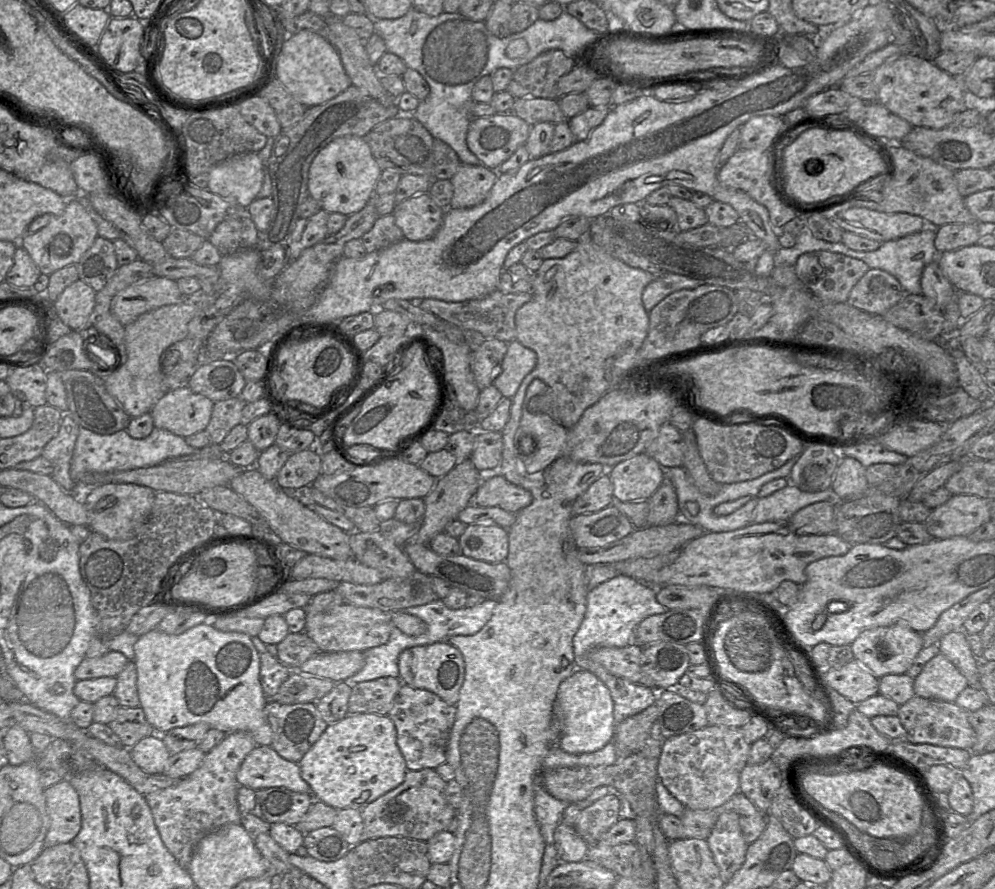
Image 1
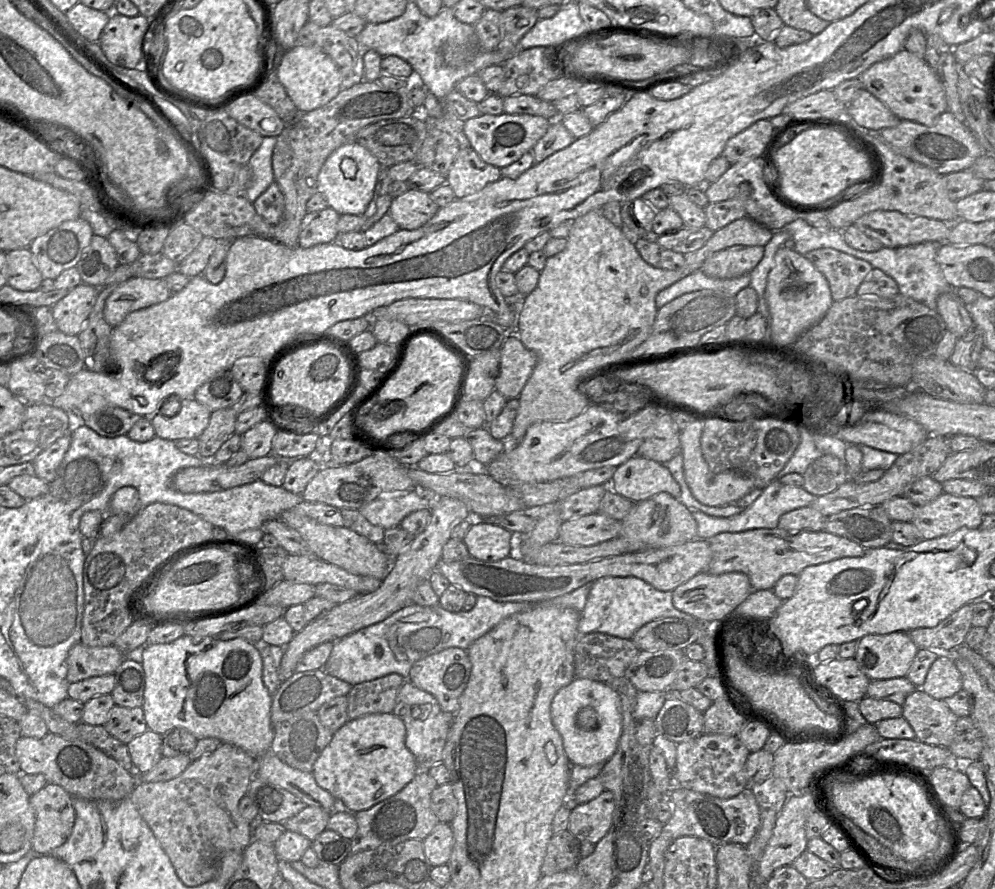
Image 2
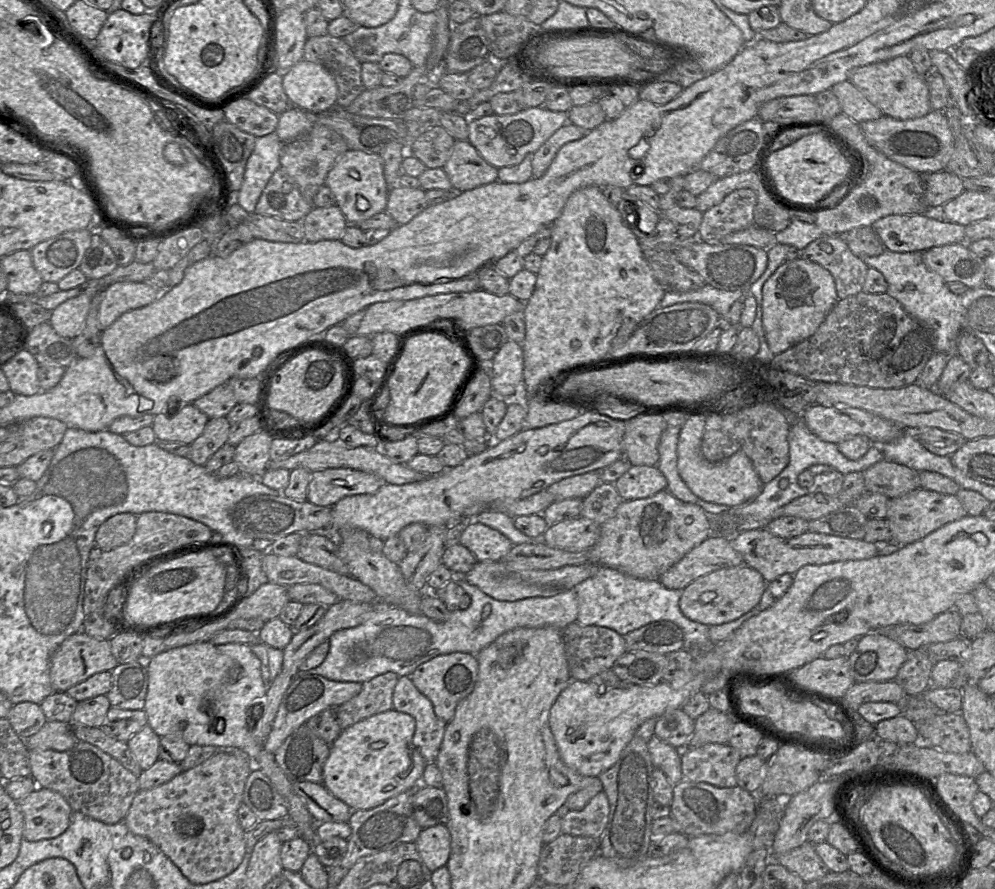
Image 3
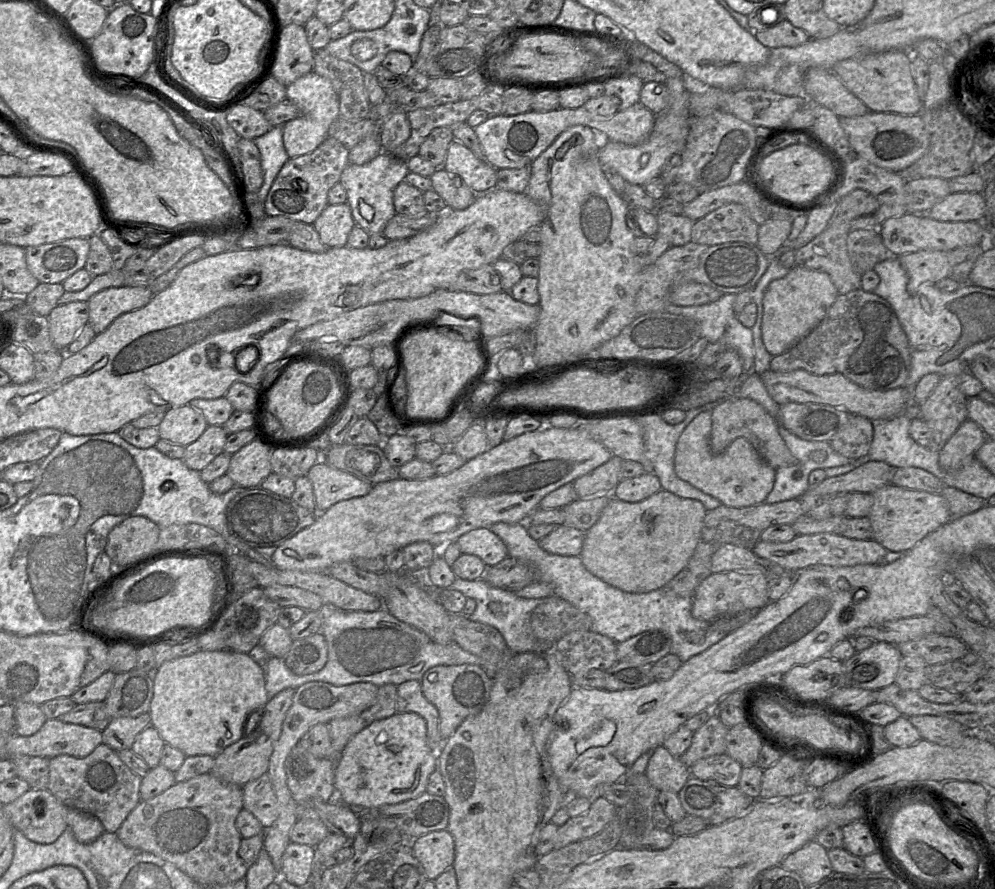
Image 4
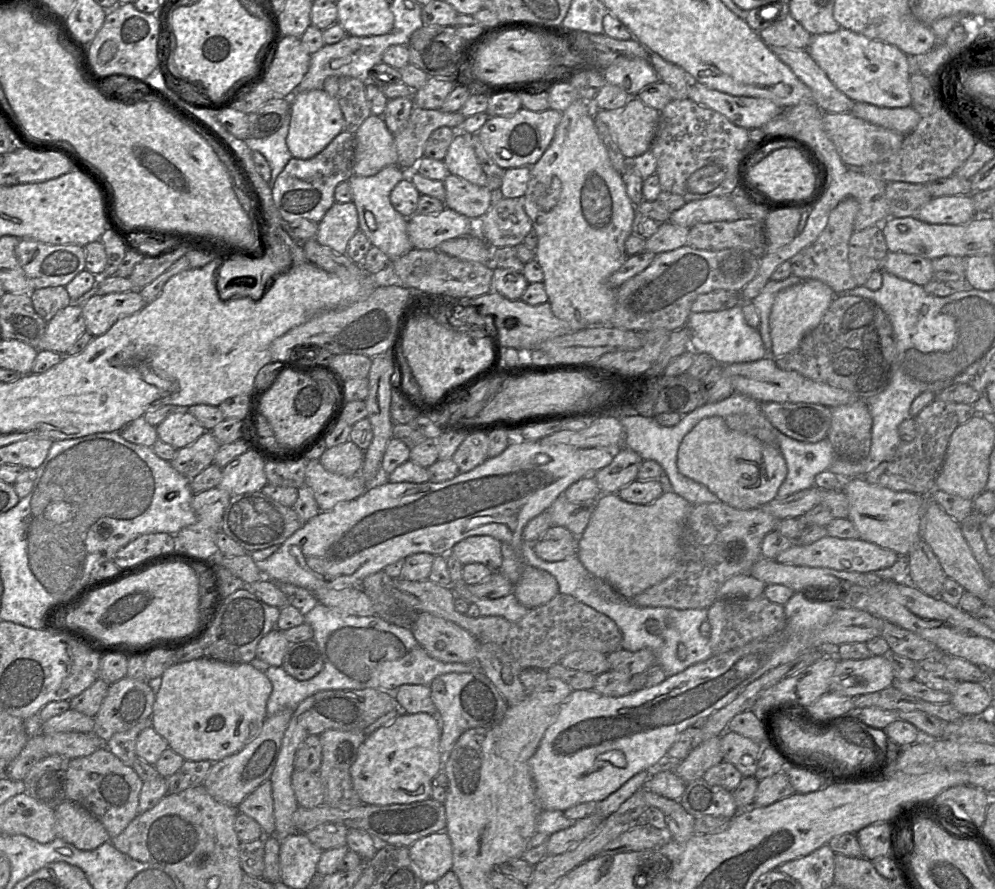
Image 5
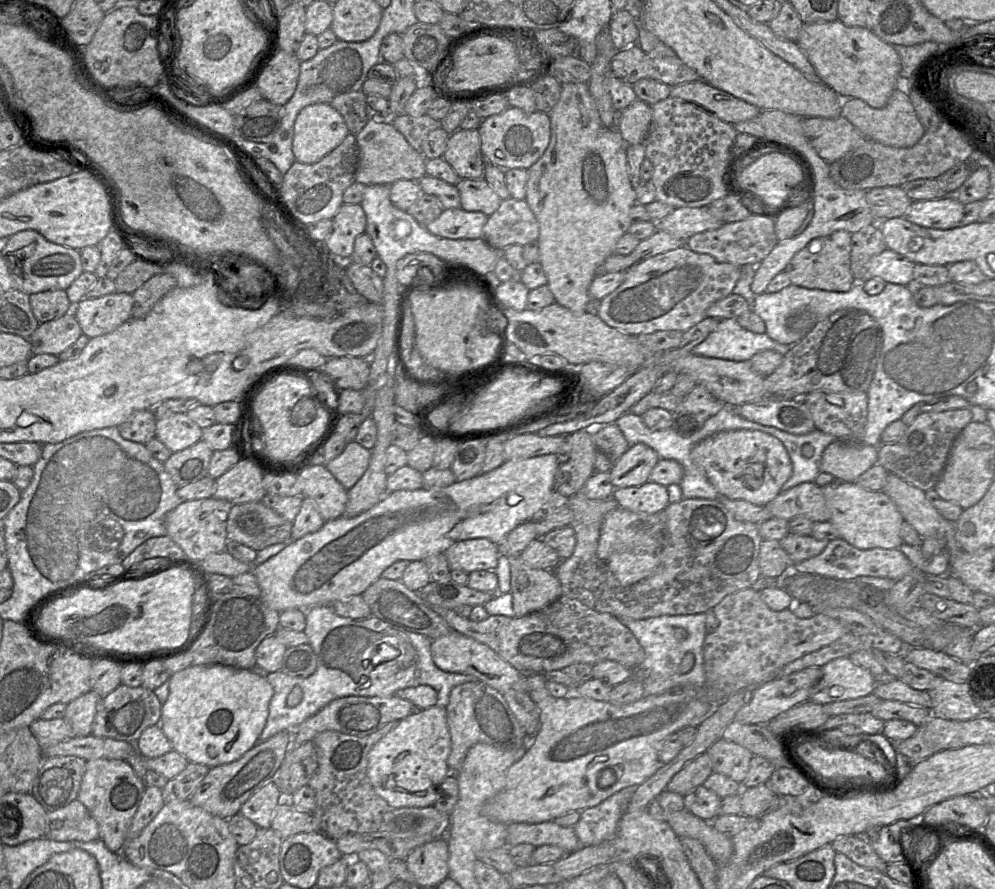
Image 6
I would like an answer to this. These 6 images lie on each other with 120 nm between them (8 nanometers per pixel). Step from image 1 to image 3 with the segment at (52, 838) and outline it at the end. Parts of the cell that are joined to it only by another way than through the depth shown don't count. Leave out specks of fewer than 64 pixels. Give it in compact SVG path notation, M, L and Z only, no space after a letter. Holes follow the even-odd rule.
M37 787L16 802L23 815L23 838L27 841L58 837L70 824L73 810L64 797L55 791Z

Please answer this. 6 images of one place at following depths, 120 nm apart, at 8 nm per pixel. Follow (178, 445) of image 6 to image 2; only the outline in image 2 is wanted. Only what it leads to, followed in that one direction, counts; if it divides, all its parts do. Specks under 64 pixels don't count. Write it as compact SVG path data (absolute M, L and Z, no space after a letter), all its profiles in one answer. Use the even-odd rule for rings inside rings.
M194 398L180 399L179 410L173 416L160 412L150 417L156 436L176 441L183 438L198 439L208 426L211 411Z

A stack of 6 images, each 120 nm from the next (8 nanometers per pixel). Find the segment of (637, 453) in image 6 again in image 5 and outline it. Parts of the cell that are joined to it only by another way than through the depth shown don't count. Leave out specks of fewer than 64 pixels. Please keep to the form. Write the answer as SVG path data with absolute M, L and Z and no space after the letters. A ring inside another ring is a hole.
M621 447L614 452L614 458L608 466L591 475L602 494L617 494L621 488L637 479L642 461L636 452Z

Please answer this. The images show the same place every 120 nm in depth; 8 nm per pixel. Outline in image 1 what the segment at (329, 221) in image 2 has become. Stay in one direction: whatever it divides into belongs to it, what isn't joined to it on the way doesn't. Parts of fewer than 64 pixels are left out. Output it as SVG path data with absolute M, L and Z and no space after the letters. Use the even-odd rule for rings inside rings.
M322 209L311 217L298 219L288 239L287 257L289 260L297 259L306 248L319 243L328 236L328 218L329 213Z

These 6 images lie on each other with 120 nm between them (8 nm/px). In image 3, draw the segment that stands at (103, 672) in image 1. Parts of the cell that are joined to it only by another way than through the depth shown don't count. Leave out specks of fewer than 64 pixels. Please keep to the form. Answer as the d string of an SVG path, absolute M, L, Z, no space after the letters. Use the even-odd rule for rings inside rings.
M82 630L67 637L50 659L50 679L54 692L66 692L70 687L85 681L90 676L112 671L118 665L112 654L110 640L96 639Z

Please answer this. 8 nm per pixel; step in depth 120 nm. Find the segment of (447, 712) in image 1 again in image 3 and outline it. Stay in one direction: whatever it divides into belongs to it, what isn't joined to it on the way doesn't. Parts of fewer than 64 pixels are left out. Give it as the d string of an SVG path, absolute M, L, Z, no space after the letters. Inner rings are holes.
M410 676L399 677L393 693L393 708L415 719L413 743L427 762L435 761L447 723L436 716L432 702L417 689Z

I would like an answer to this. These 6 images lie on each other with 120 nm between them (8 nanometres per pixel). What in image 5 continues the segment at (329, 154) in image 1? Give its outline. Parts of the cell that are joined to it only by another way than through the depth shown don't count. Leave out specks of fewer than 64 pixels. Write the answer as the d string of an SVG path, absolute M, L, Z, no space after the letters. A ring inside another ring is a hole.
M389 165L373 176L352 175L349 186L352 192L352 202L358 213L359 230L390 259L388 266L381 272L373 274L377 286L399 284L399 278L393 268L393 261L408 253L412 248L407 235L407 218L395 210L390 202L390 193L395 185L405 178L410 171L405 171L398 165Z

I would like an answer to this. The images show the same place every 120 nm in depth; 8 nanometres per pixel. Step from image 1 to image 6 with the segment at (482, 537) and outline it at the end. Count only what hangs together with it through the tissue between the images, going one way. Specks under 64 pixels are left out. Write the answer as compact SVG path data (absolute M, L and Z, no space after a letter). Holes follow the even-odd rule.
M486 538L467 539L450 546L444 556L450 570L467 573L478 570L495 570L500 549Z

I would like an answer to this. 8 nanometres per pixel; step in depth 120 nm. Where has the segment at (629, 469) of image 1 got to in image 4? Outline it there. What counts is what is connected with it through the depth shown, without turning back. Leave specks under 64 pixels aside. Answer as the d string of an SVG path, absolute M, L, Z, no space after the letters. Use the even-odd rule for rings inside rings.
M646 472L634 478L621 479L612 492L612 497L626 502L639 502L662 489L659 478Z

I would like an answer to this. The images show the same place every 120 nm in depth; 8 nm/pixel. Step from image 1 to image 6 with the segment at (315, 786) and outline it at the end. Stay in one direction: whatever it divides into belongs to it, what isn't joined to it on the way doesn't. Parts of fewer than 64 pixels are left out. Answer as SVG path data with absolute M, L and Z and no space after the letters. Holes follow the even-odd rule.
M437 704L414 713L399 721L396 728L380 739L368 754L367 776L375 792L392 808L433 806L438 798L438 788L451 773L448 757L451 752L451 735L447 724L447 712L443 704Z

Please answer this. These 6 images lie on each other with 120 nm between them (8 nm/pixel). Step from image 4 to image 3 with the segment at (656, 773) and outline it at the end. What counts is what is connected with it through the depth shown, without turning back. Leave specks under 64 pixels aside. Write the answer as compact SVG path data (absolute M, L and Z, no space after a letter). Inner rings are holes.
M655 735L648 741L648 747L654 767L661 769L672 784L677 785L684 780L682 750L663 742Z

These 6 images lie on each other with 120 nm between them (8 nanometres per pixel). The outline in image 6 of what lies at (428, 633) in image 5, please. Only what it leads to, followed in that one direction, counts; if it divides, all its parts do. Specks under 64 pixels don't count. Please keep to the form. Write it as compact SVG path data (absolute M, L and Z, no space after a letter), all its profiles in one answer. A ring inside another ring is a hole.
M451 631L432 640L430 650L434 664L442 671L472 675L502 694L512 688L527 692L526 674L519 672L485 644L470 637Z

